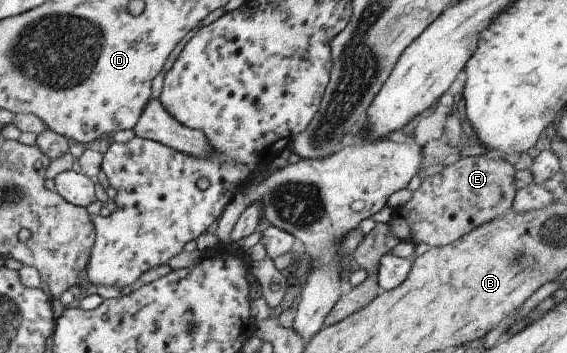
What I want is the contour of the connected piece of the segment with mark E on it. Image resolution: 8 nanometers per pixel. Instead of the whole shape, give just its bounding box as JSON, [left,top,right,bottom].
[388,151,516,248]

